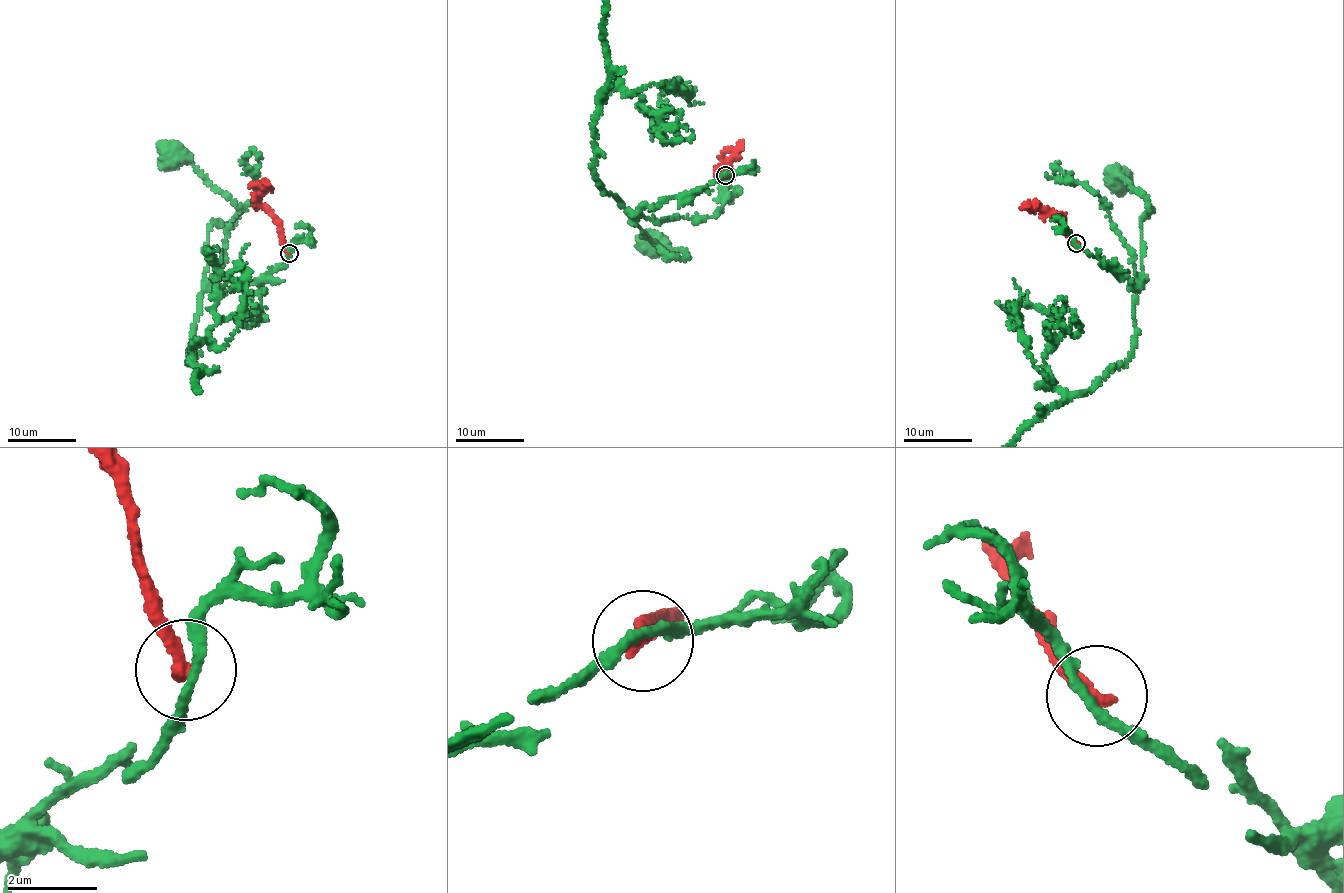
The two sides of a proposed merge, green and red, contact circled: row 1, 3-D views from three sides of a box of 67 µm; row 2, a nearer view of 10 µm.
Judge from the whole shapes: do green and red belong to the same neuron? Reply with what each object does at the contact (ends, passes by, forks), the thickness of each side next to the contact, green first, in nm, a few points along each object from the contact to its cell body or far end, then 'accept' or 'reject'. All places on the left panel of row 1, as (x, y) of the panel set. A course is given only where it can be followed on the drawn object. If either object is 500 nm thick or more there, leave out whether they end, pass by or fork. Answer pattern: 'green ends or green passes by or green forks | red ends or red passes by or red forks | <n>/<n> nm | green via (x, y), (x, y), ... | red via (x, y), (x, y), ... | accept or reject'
green passes by | red ends | 240/320 nm | green via (289, 253), (258, 280), (219, 292), (207, 285), (208, 227), (230, 225), (238, 211), (188, 161), (170, 159) | red via (289, 253), (279, 221), (258, 200), (269, 187), (264, 180) | reject

